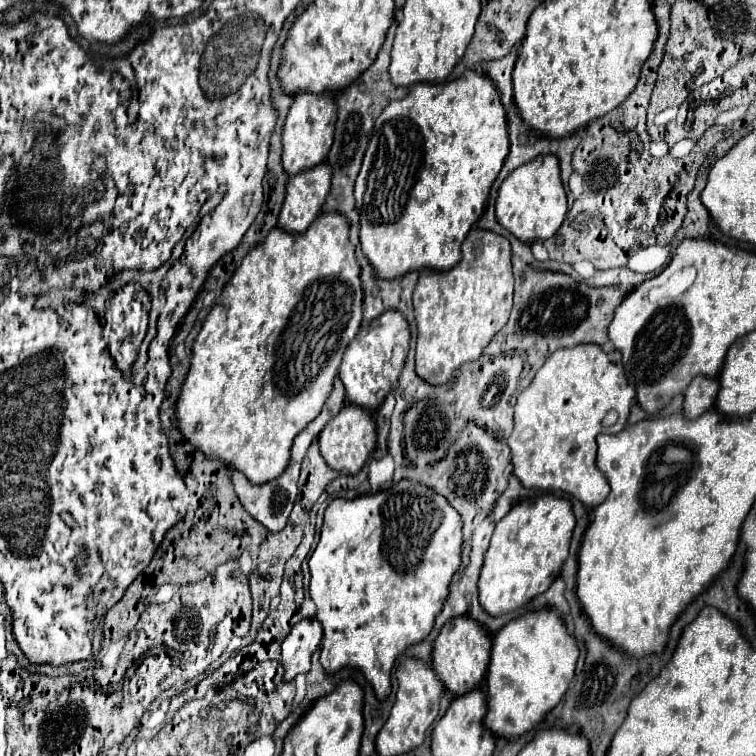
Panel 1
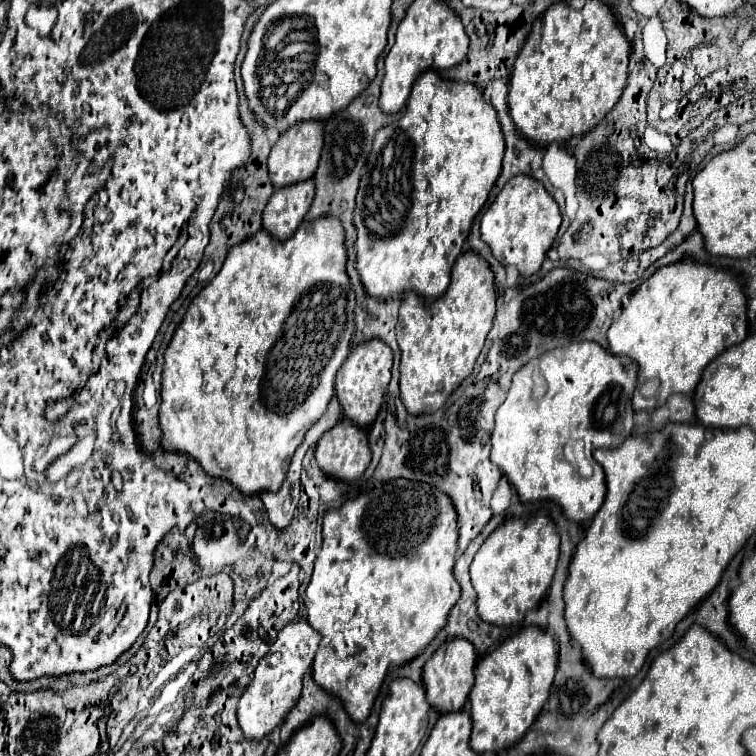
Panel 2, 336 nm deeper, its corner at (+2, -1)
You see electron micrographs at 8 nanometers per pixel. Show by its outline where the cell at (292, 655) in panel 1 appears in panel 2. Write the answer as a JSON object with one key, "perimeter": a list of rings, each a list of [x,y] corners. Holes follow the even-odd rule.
{"perimeter":[[[307,619],[293,621],[279,631],[275,643],[257,665],[251,683],[247,685],[247,691],[243,693],[239,701],[237,717],[239,717],[239,725],[245,737],[261,739],[283,723],[283,719],[287,717],[287,713],[291,711],[291,707],[297,703],[301,695],[303,675],[311,669],[319,639],[321,639],[319,633],[307,623]]]}

